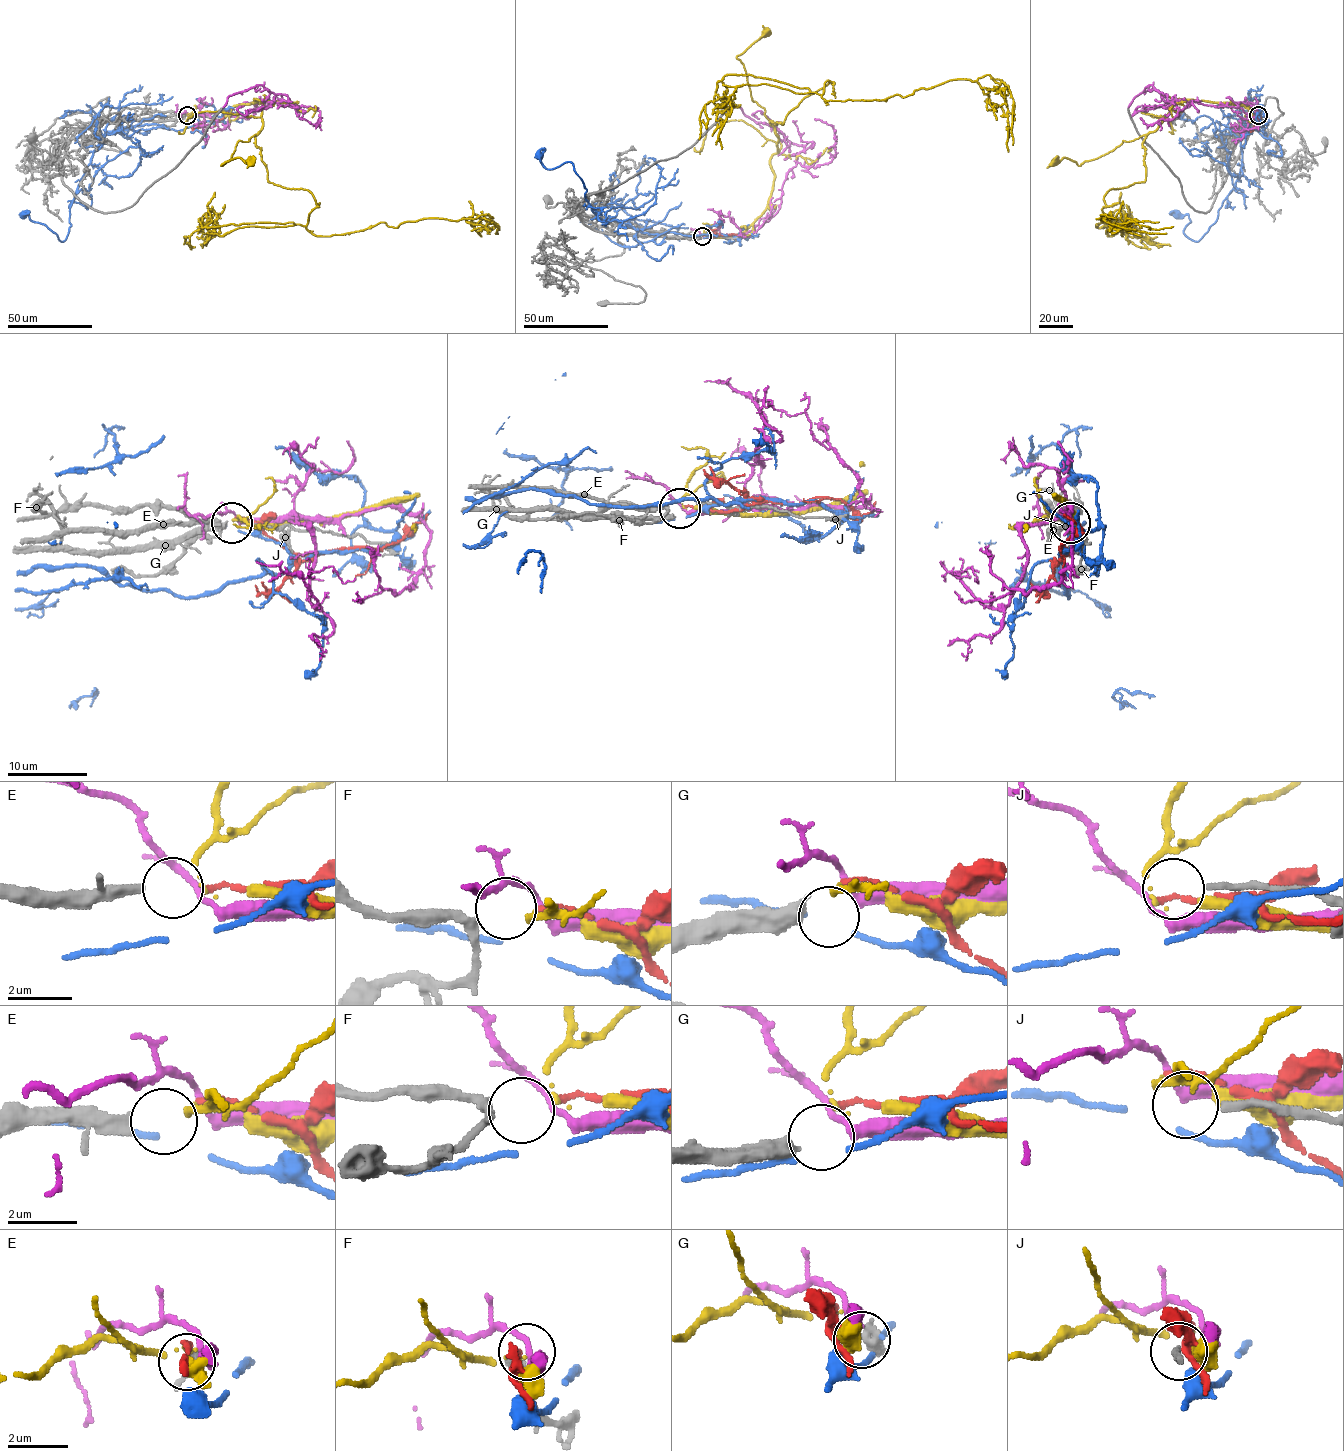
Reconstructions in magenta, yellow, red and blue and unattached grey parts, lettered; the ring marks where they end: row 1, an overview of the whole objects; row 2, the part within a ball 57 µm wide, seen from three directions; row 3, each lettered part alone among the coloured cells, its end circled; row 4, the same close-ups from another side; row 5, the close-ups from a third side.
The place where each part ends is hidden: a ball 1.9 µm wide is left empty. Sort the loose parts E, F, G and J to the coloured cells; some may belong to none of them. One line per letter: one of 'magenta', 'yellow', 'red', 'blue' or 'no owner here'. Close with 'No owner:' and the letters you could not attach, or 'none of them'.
E: yellow
F: red
G: magenta
J: no owner here
No owner: J

